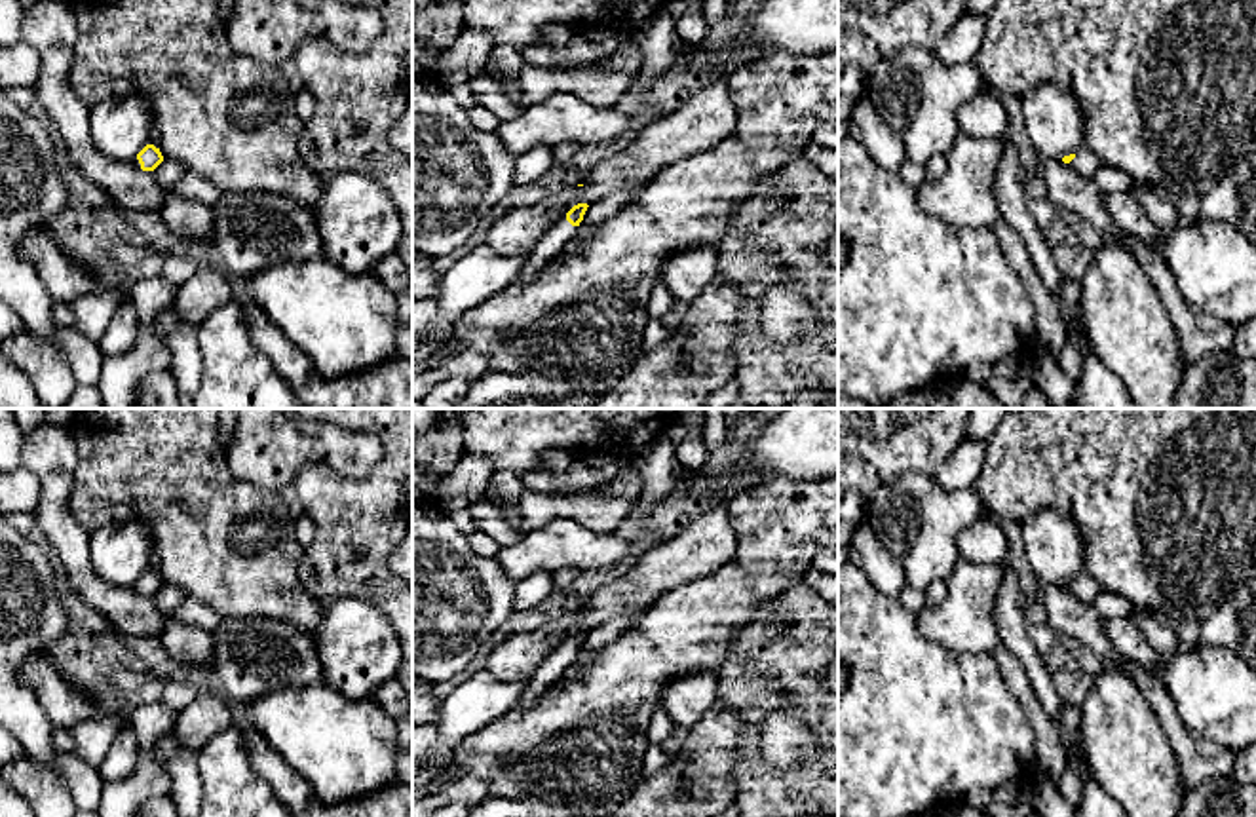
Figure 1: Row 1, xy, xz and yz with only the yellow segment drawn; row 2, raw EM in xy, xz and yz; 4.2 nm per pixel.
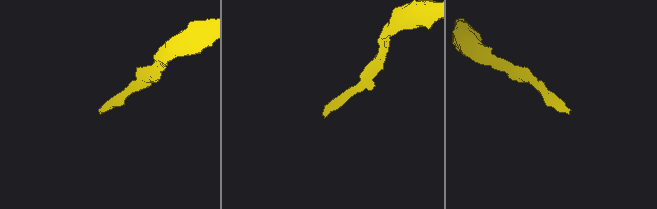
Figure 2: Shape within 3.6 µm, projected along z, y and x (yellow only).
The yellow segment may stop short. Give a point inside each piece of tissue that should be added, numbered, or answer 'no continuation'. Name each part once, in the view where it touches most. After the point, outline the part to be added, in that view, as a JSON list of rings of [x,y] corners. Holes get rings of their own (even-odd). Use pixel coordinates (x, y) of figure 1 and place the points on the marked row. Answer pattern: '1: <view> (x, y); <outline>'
1: xz (561, 232); [[[561,217],[536,243],[532,253],[526,256],[517,281],[532,281],[542,268],[545,268],[555,256],[561,255],[564,245],[576,236],[578,226],[572,226],[566,217]]]

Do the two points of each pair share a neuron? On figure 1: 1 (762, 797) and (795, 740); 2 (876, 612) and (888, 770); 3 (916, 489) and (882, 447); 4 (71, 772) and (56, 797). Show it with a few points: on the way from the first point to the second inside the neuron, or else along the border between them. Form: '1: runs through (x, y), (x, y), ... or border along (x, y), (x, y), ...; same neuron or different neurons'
1: border along (761, 726), (761, 755), (776, 766), (818, 753); different neurons
2: runs through (876, 652), (876, 722), (884, 730); same neuron
3: border along (932, 475), (899, 474), (882, 483); different neurons
4: border along (29, 757), (48, 764), (73, 797); different neurons

